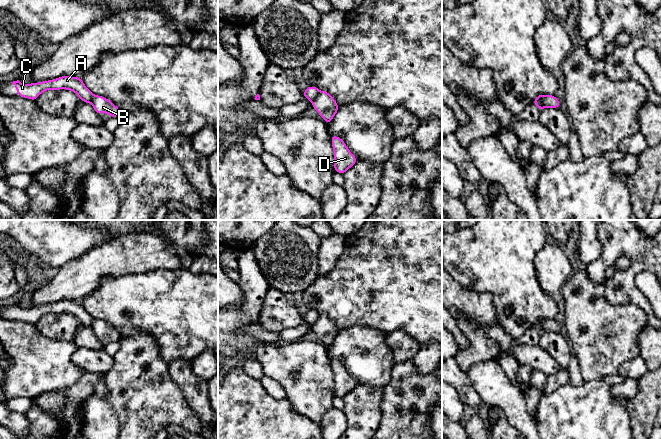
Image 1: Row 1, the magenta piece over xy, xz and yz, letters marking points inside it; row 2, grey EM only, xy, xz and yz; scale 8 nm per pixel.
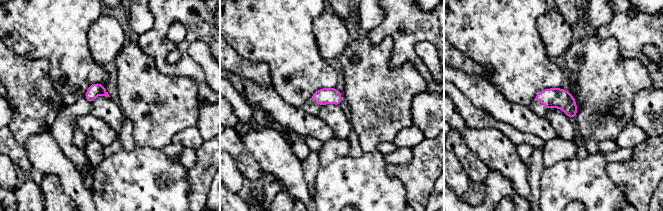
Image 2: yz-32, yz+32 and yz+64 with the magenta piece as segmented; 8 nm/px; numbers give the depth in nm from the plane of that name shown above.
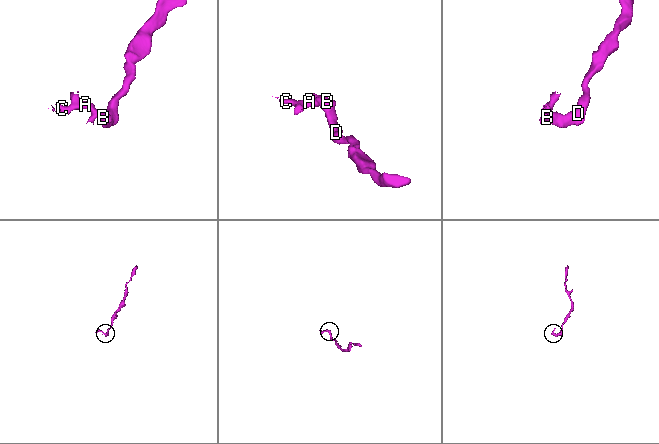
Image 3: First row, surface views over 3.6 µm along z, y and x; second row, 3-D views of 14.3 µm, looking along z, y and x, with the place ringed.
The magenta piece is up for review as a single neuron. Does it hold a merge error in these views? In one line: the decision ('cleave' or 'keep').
cleave

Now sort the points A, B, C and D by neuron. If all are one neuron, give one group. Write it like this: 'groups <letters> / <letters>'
groups A C / B D

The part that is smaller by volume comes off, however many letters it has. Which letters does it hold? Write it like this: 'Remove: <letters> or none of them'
Remove: A, C

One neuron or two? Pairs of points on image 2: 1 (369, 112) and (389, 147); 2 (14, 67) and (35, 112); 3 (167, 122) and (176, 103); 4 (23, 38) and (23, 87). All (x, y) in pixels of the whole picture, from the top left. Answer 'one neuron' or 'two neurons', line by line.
1: two neurons
2: one neuron
3: one neuron
4: two neurons

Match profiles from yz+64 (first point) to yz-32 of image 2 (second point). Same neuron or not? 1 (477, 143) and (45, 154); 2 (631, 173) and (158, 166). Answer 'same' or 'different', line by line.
1: same
2: different

